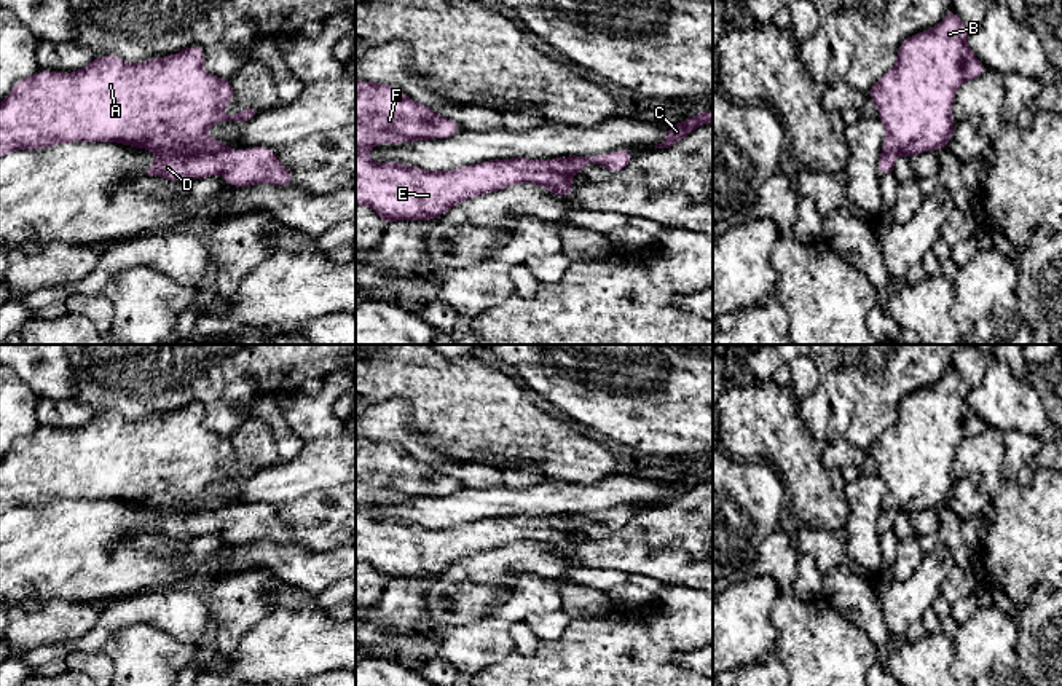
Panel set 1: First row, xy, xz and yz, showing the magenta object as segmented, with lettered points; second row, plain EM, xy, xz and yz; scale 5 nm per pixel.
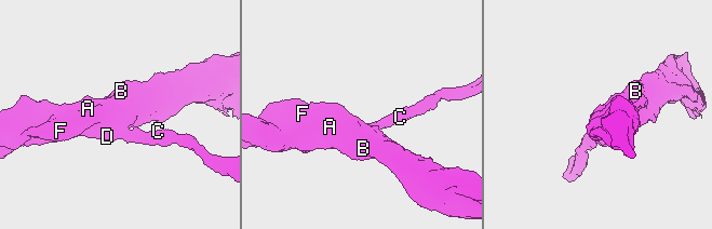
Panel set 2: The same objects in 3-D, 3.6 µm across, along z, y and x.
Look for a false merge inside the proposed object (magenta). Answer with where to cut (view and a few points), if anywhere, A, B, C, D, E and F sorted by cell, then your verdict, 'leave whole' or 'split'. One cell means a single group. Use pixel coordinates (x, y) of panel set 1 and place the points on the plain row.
no cut; A B C D E F; leave whole

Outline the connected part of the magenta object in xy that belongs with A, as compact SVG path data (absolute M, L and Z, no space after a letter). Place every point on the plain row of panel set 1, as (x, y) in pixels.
M191 402L171 413L147 416L139 421L126 421L116 412L104 412L86 424L72 429L38 428L30 436L19 437L0 461L0 515L18 507L38 507L73 499L115 499L134 506L148 506L158 517L148 525L147 533L158 531L166 538L193 539L199 534L222 531L230 546L255 541L293 542L293 533L284 525L276 509L268 504L234 507L218 496L207 496L206 488L223 479L247 479L257 467L246 466L234 474L220 466L234 455L231 437L209 432L203 426L204 407Z

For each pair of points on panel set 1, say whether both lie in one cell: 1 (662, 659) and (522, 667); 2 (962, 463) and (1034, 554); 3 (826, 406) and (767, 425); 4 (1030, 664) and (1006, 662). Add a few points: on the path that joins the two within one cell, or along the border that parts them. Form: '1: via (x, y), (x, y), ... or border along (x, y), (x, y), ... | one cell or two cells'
1: via (627, 662), (621, 667), (557, 667) | one cell
2: via (987, 476), (1034, 528) | one cell
3: border along (798, 404), (798, 418), (823, 444) | two cells
4: border along (1018, 624), (1016, 658), (1019, 669) | two cells

